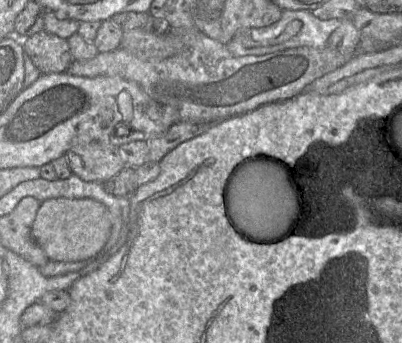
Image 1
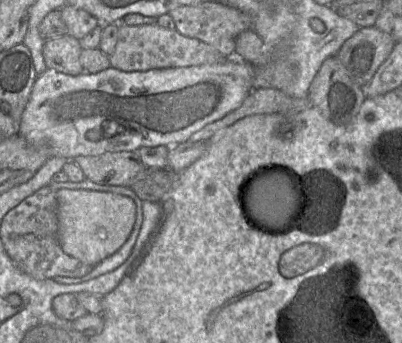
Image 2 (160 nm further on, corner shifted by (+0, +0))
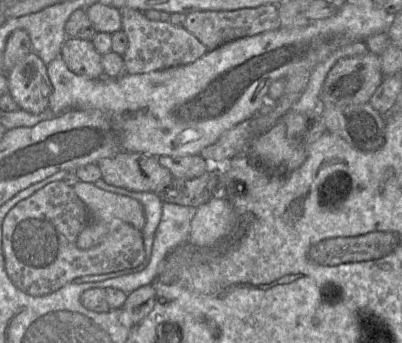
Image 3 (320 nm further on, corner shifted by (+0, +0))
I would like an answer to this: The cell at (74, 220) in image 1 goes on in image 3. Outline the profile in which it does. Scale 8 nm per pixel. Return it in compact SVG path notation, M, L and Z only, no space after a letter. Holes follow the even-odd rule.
M78 181L72 188L92 218L92 222L77 237L78 248L86 250L98 245L107 234L109 224L114 220L129 223L138 230L143 229L144 210L137 200L105 191L90 182Z

